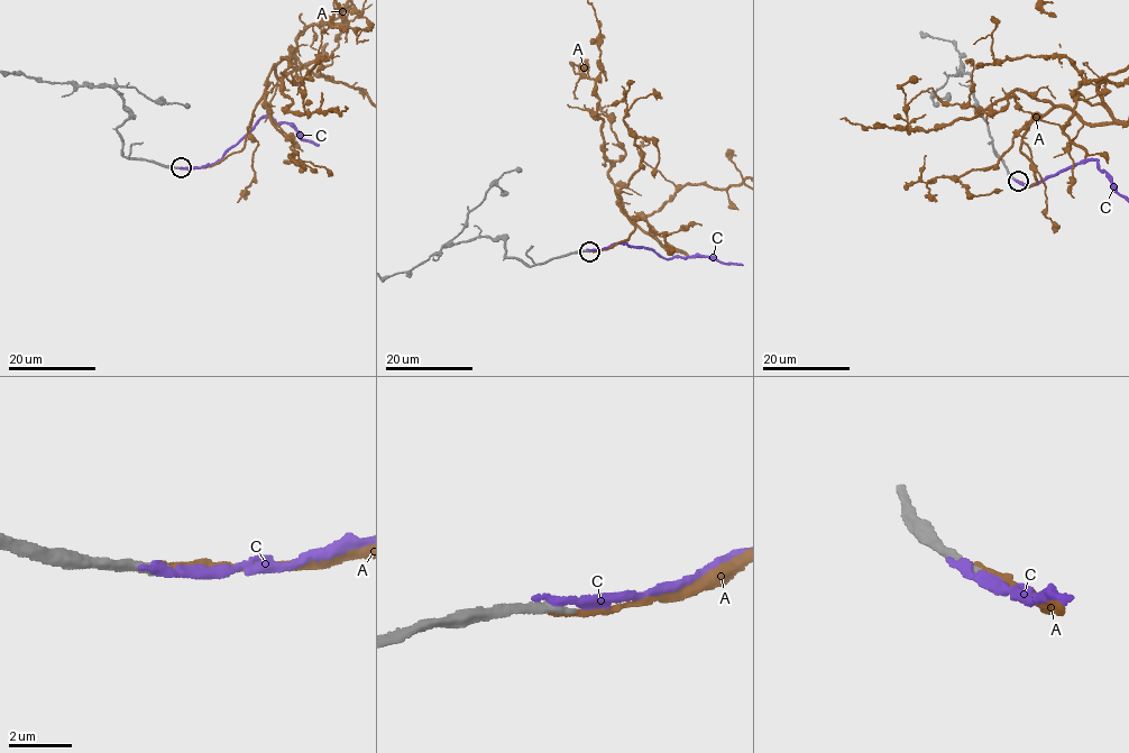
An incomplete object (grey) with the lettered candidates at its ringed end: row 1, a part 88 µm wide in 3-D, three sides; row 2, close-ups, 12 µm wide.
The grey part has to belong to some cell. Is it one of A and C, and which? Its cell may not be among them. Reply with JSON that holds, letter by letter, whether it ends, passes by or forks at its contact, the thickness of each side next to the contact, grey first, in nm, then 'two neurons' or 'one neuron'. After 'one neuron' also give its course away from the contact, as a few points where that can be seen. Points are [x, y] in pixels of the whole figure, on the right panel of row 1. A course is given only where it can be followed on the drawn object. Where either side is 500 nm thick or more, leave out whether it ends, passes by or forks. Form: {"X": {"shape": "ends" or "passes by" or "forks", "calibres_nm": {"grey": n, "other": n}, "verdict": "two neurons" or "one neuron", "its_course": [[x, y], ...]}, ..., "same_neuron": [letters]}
{"A": {"shape": "ends", "calibres_nm": {"grey": 300, "other": 200}, "verdict": "one neuron"}, "C": {"shape": "ends", "calibres_nm": {"grey": 360, "other": 300}, "verdict": "two neurons"}, "same_neuron": ["A"]}

